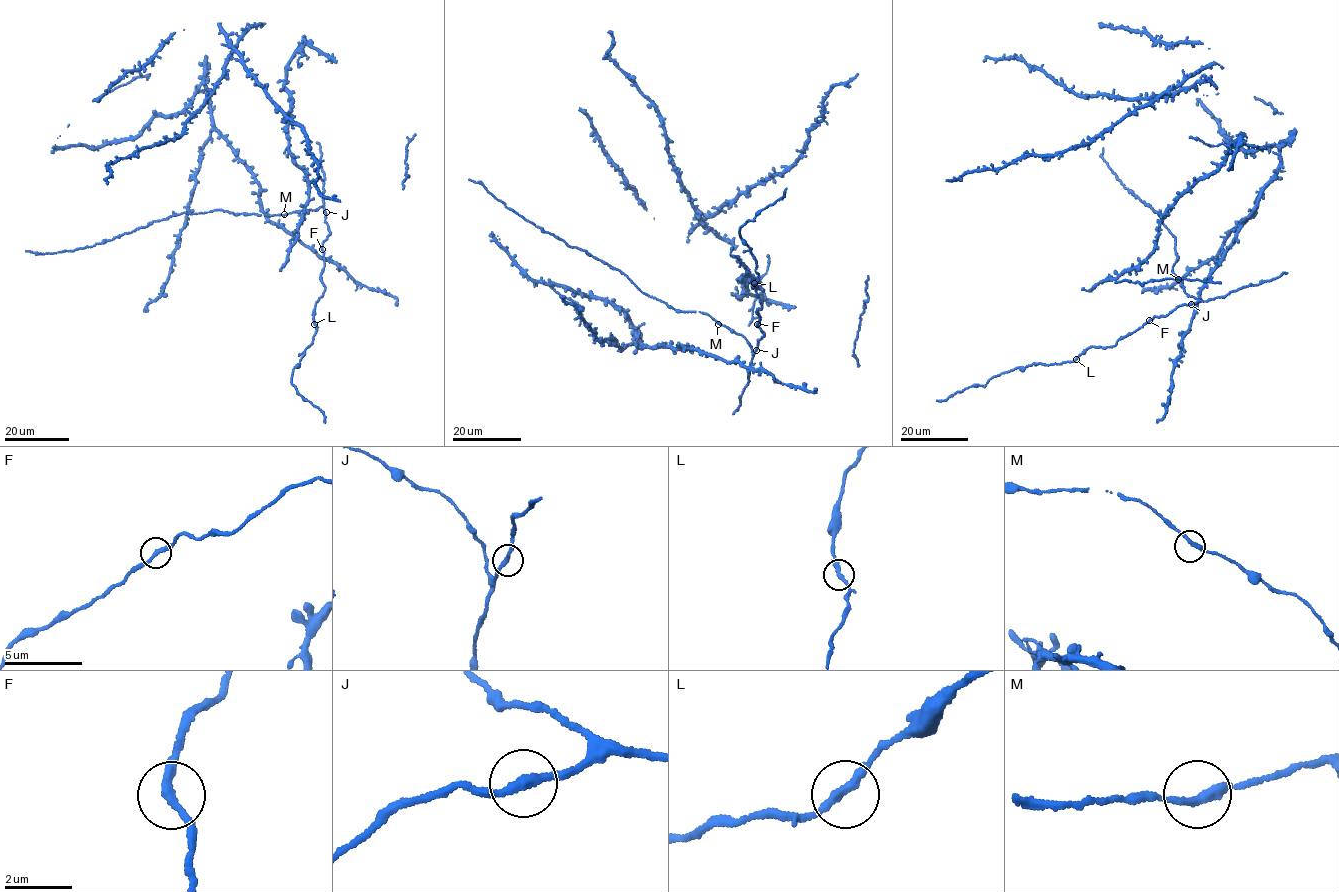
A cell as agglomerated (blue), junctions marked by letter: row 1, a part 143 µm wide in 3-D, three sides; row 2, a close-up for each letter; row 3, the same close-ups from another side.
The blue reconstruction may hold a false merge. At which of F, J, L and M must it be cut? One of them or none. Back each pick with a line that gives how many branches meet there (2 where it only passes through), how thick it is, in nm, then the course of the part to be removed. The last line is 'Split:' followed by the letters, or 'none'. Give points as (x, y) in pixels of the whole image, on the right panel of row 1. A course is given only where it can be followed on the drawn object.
Split: none

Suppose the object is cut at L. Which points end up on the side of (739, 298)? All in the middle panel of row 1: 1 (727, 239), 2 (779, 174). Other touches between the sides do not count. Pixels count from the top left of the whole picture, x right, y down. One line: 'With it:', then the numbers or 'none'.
With it: 1, 2

